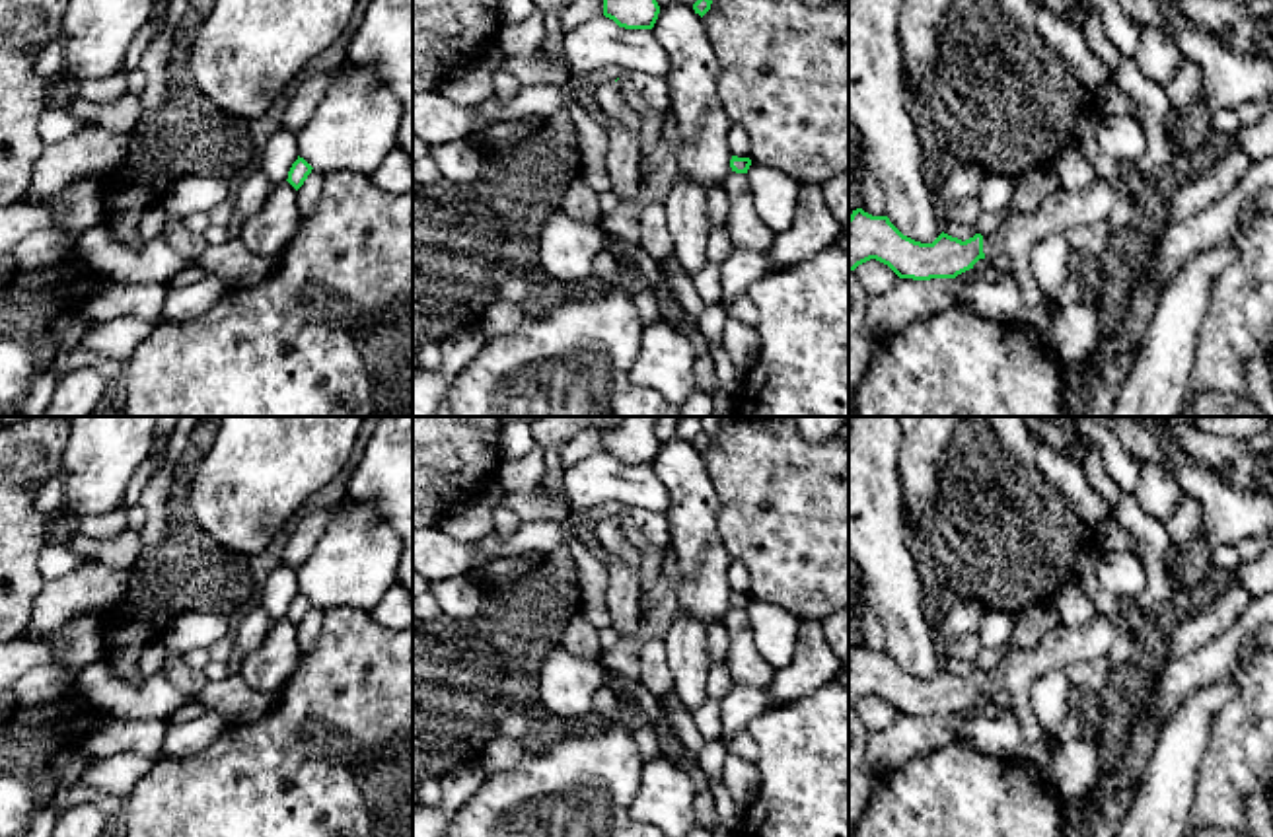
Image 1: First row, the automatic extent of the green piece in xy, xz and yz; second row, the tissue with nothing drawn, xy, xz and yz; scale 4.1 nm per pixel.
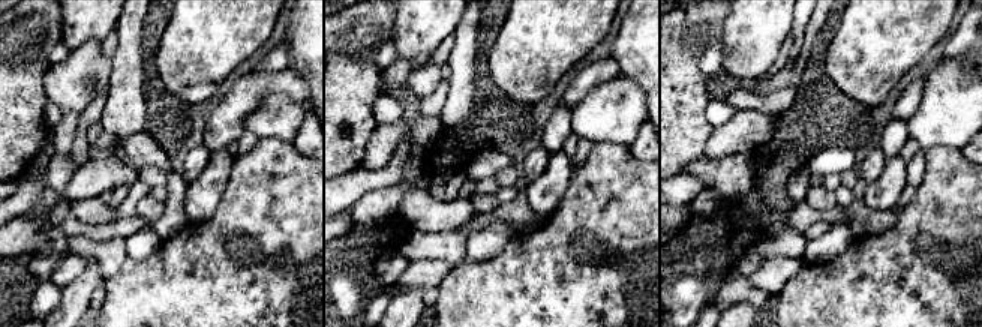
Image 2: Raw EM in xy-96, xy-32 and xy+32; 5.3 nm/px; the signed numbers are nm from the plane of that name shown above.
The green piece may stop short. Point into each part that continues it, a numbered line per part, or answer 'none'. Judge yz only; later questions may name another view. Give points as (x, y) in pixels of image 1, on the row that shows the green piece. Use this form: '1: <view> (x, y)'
1: yz (1067, 209)

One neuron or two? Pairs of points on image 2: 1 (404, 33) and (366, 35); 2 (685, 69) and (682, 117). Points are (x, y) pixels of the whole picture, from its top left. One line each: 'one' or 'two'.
1: two
2: one

